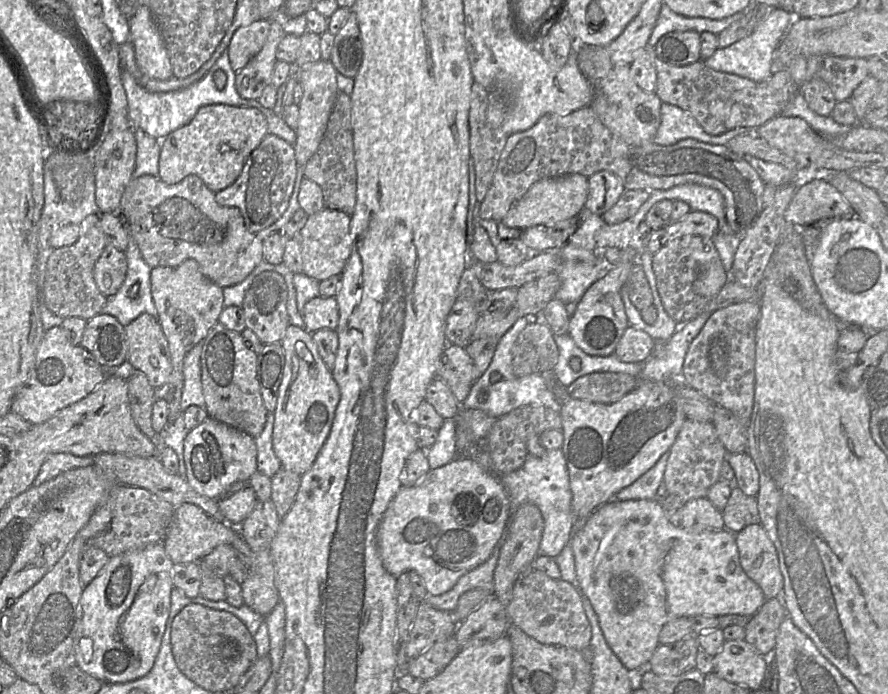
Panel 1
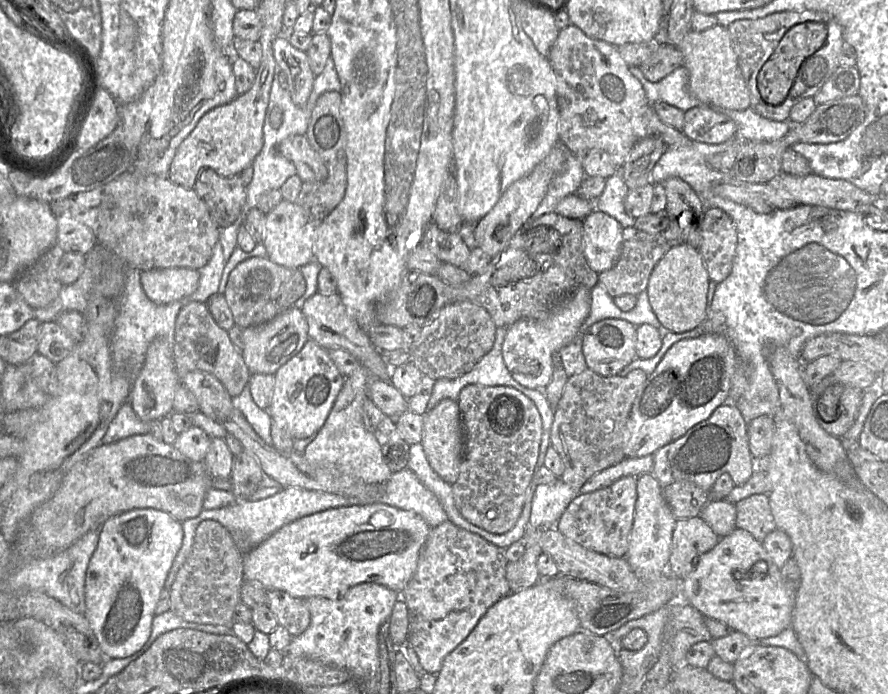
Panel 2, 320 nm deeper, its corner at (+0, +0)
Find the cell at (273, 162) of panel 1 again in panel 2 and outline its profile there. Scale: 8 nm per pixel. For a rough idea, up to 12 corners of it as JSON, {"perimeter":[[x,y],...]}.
{"perimeter":[[199,173],[193,189],[219,228],[238,218],[247,199],[239,175]]}

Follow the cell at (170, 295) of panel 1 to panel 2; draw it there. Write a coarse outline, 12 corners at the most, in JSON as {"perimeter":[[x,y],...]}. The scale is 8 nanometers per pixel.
{"perimeter":[[192,268],[140,272],[150,300],[167,305],[193,294]]}

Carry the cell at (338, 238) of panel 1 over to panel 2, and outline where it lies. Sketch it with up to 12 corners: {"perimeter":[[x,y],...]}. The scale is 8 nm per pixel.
{"perimeter":[[296,203],[266,214],[271,261],[300,268],[314,260],[312,226]]}

